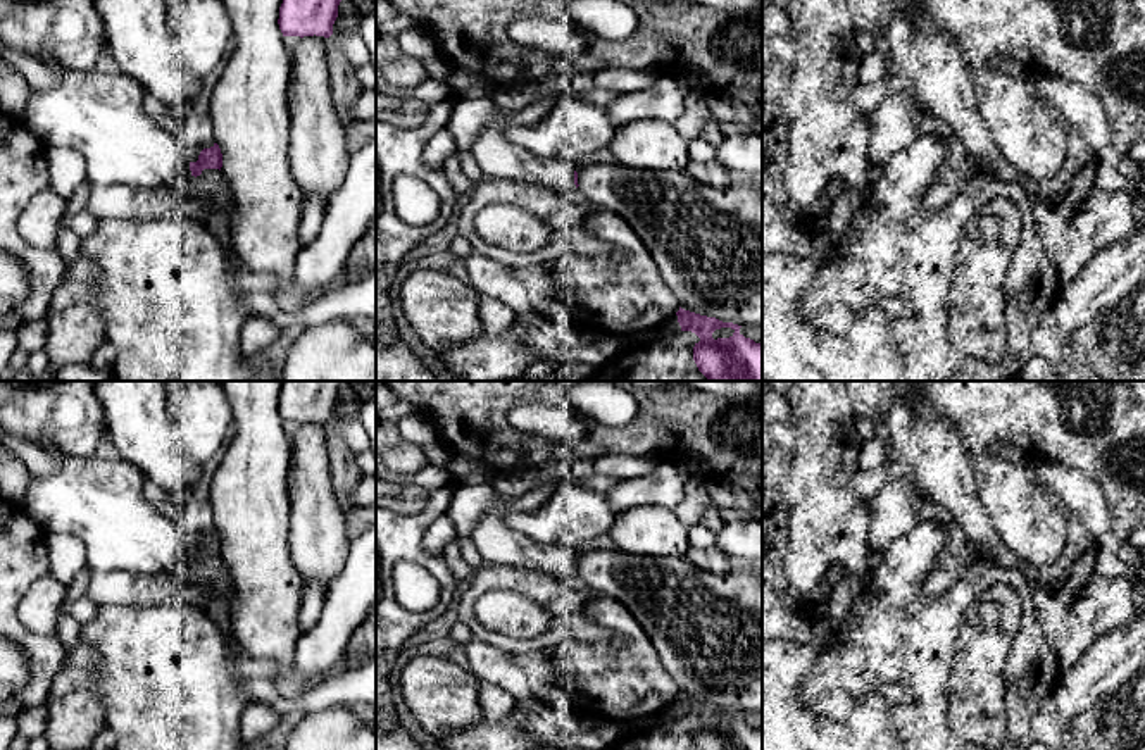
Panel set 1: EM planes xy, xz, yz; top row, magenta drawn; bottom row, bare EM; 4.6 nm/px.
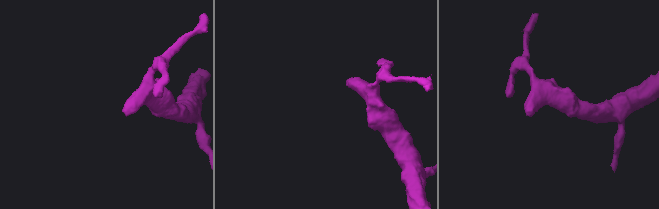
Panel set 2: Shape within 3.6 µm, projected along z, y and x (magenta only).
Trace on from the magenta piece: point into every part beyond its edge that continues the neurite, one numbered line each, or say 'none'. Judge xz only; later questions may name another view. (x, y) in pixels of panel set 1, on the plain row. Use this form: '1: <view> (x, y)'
1: xz (497, 543)

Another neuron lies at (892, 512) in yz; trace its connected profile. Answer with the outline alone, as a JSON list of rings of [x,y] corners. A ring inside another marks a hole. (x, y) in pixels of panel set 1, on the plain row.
[[[888,481],[867,503],[871,516],[869,543],[883,552],[909,528],[919,522],[907,481]]]

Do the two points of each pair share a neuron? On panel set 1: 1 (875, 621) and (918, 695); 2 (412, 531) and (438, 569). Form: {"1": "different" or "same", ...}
{"1": "different", "2": "same"}

